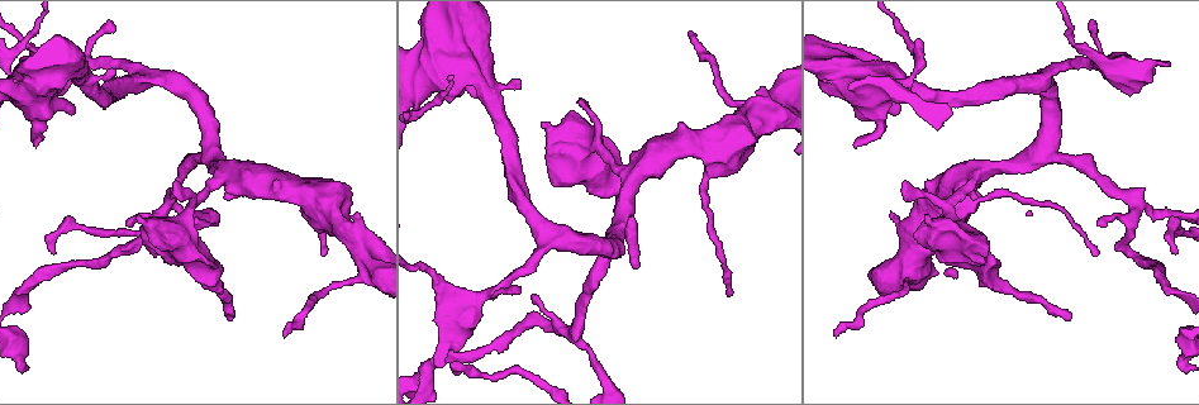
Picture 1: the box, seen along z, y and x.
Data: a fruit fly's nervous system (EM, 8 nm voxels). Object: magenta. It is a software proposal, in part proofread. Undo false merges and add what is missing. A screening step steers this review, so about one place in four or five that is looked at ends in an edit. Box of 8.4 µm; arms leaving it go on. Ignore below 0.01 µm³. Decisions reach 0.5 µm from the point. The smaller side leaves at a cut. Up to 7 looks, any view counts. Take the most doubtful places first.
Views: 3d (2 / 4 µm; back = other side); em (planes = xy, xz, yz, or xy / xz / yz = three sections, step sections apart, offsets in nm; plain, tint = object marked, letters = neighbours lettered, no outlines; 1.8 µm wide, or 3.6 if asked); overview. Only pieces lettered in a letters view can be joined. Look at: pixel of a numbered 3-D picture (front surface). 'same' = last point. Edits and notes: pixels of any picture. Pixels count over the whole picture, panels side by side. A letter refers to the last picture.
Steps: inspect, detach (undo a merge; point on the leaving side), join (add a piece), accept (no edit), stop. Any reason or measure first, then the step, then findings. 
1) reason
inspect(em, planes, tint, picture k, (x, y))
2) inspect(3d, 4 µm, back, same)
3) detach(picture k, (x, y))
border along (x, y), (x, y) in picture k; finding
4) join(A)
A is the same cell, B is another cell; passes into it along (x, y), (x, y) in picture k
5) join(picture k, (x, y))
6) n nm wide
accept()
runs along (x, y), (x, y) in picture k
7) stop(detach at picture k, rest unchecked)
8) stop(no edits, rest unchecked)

tapers out
inspect(3d, 2 µm, back, picture 1, (638, 266))

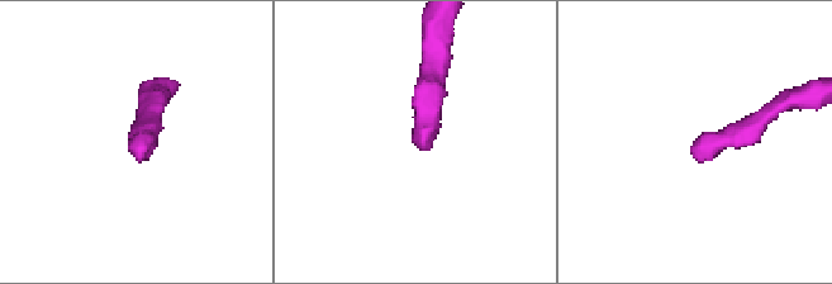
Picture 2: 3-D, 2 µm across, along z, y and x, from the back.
need the tissue
inspect(em, planes, plain, picture 2, (697, 156))

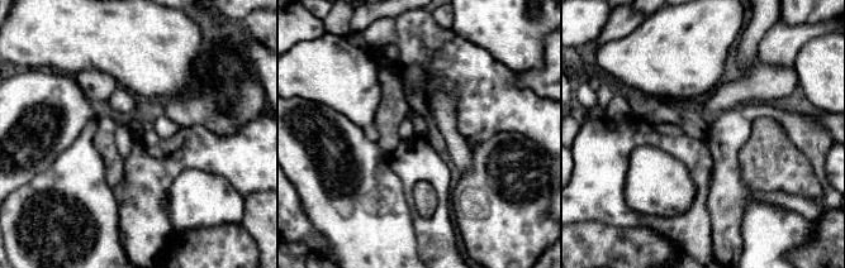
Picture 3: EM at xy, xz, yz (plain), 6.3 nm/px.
what lies round it
inspect(em, planes, letters, same)

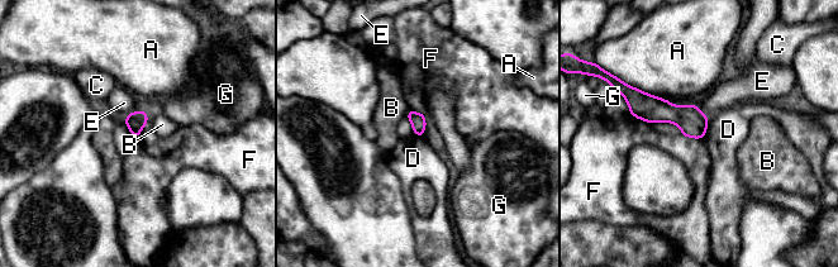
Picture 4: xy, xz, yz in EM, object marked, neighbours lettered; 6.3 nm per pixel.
accept()
A, B, C, D, E, F and G are other cells; runs along (637, 93), (700, 134) in picture 4; no lettered piece goes on from it

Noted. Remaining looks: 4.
stops while still wide
inspect(3d, 4 µm, picture 1, (439, 366))

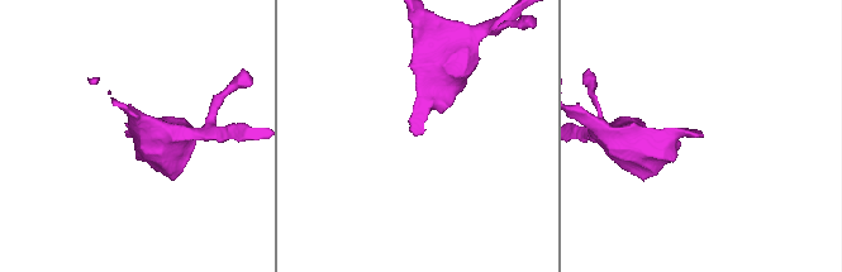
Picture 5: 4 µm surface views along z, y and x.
now the EM
inspect(em, 3.6 µm, planes, letters, picture 5, (700, 136))

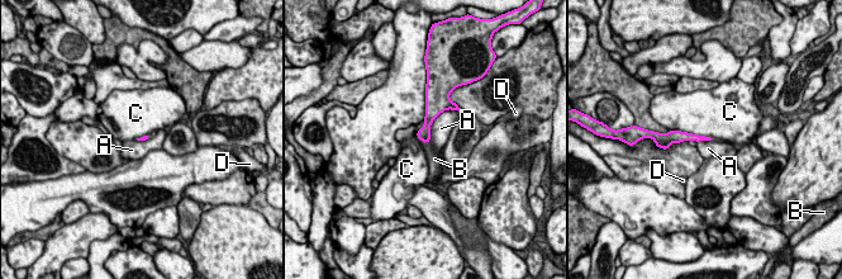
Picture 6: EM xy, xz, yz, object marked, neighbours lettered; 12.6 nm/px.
join(B)
B is the same cell, A, C and D are other cells; passes into it along (424, 132), (426, 142), (434, 159) in picture 6; the neuron continues

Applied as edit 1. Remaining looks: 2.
stop(join at picture 6, rest unchecked)

